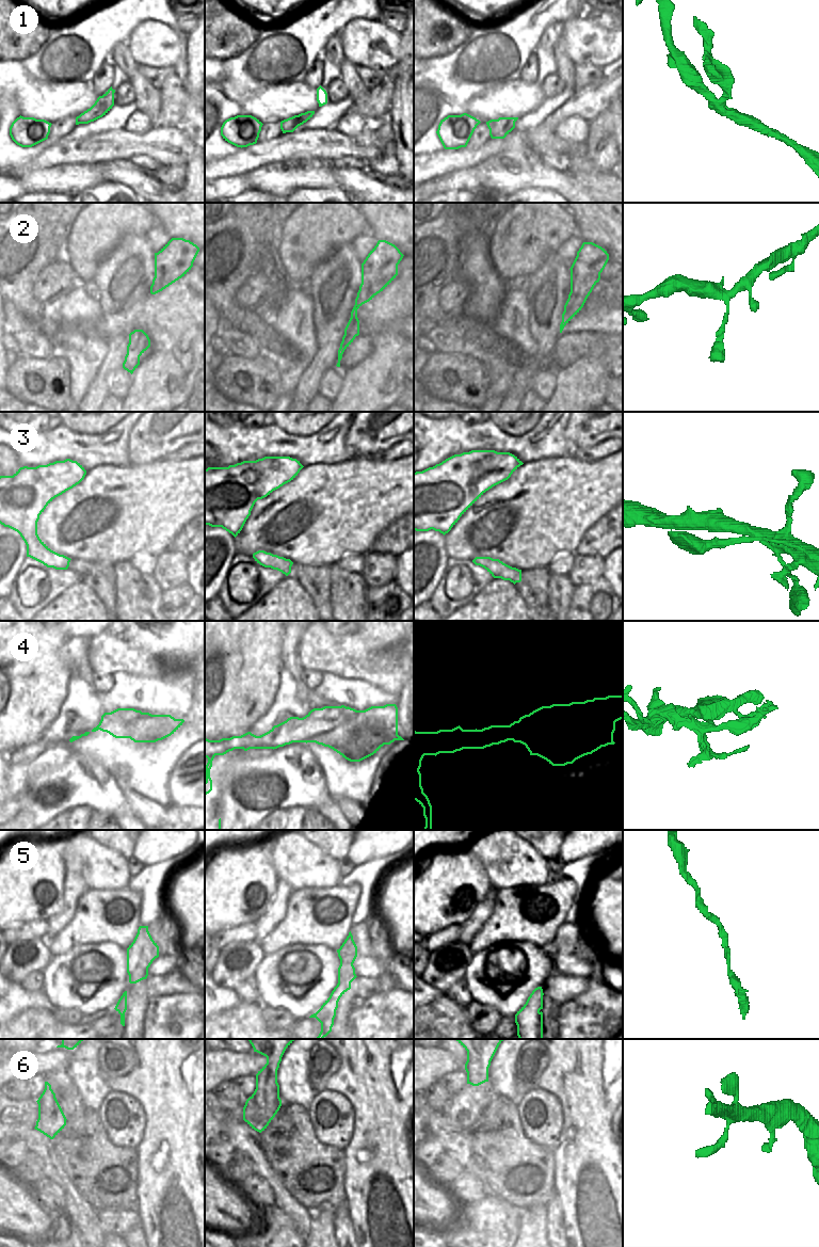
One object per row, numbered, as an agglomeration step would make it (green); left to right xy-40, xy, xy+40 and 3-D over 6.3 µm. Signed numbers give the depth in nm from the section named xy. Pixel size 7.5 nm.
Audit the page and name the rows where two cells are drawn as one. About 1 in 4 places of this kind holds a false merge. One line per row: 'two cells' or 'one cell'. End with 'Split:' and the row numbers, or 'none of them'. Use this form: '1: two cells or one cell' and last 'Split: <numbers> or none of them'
1: two cells
2: one cell
3: one cell
4: two cells
5: one cell
6: one cell
Split: 1, 4

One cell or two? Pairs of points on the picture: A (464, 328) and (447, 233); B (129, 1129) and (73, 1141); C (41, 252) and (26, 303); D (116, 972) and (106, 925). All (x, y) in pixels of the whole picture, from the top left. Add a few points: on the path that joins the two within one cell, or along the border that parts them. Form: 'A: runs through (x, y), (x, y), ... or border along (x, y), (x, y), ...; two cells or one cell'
A: border along (459, 315), (443, 325); two cells
B: border along (97, 1112), (107, 1137), (114, 1145), (128, 1148); two cells
C: runs through (30, 265), (26, 269), (26, 290); one cell
D: border along (85, 943), (116, 943), (126, 949); two cells

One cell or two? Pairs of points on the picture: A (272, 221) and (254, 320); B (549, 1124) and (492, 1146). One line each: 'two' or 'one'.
A: two
B: two

